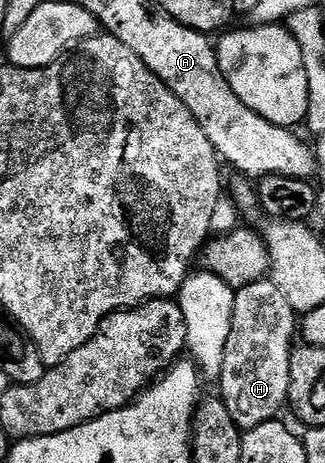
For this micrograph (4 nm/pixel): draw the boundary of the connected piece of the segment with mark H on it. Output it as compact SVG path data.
M263 280L256 284L248 284L248 288L240 288L234 292L234 307L232 308L232 332L228 332L228 344L224 348L224 364L220 376L216 380L216 386L219 386L222 403L232 412L232 420L236 420L239 430L245 432L256 428L265 422L273 422L279 417L278 414L283 409L287 409L290 401L290 356L296 349L296 313L292 305L288 304L288 299L280 292L280 288L271 280Z

